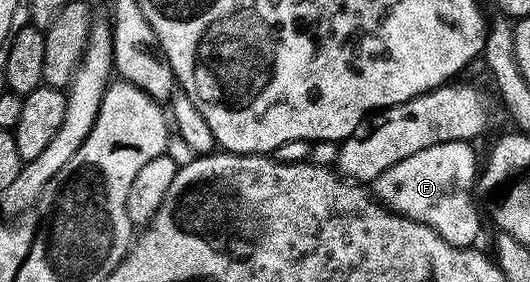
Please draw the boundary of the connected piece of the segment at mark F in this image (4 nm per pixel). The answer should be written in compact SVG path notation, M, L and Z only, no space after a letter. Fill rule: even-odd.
M450 141L418 149L374 180L380 201L400 215L430 225L447 243L470 247L480 235L480 207L476 204L476 151L471 142Z

